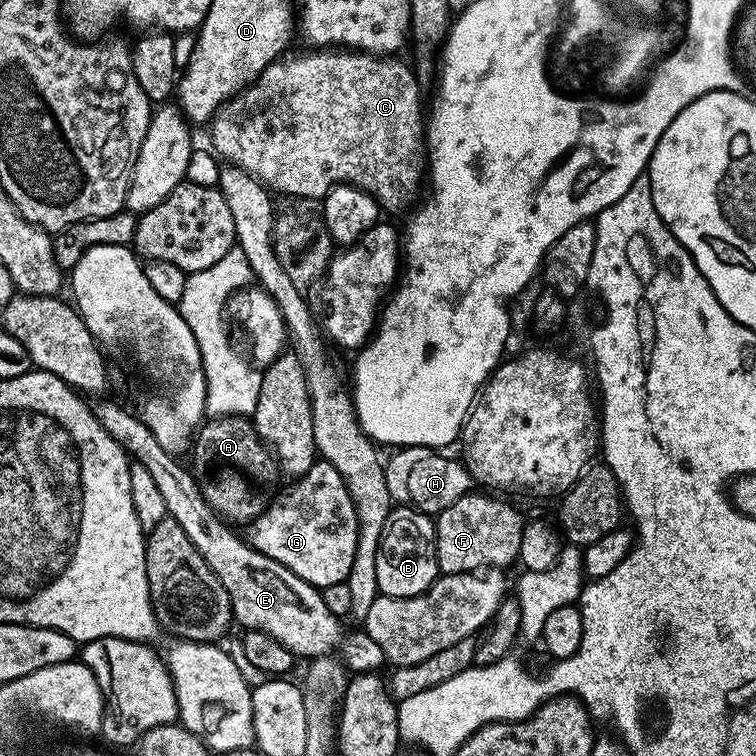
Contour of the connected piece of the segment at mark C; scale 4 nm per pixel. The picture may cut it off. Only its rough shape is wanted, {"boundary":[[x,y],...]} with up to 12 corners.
{"boundary":[[388,54],[277,58],[210,121],[273,193],[396,212],[426,176]]}

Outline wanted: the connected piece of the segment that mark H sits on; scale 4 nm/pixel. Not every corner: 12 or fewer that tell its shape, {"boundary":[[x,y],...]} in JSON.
{"boundary":[[424,445],[387,457],[387,489],[436,516],[469,493],[459,459]]}

